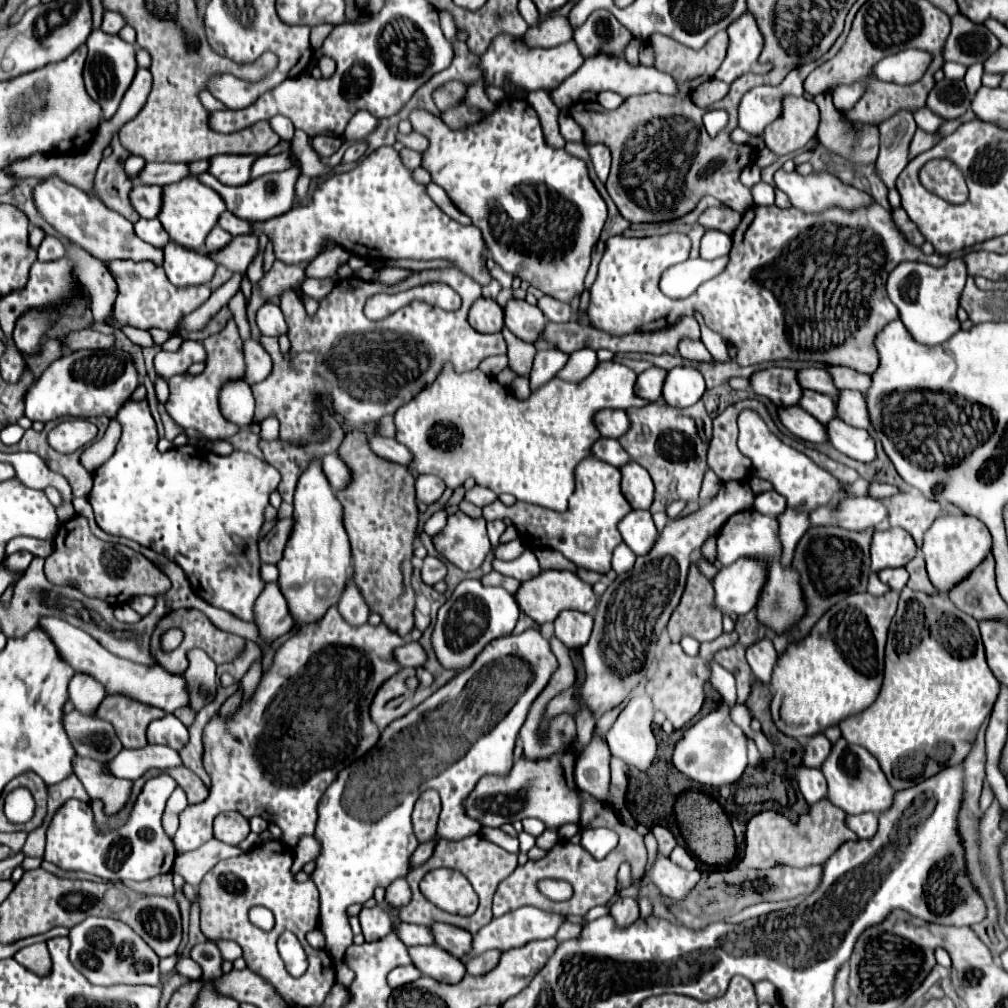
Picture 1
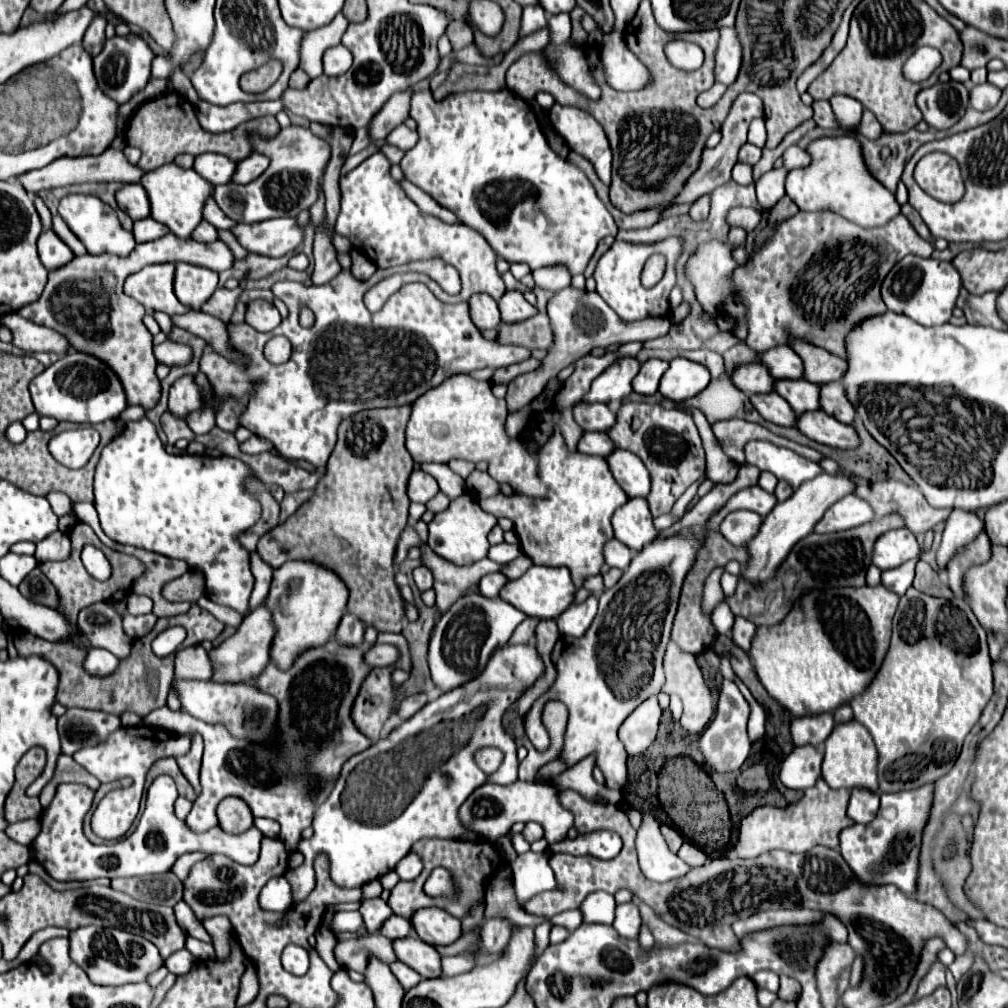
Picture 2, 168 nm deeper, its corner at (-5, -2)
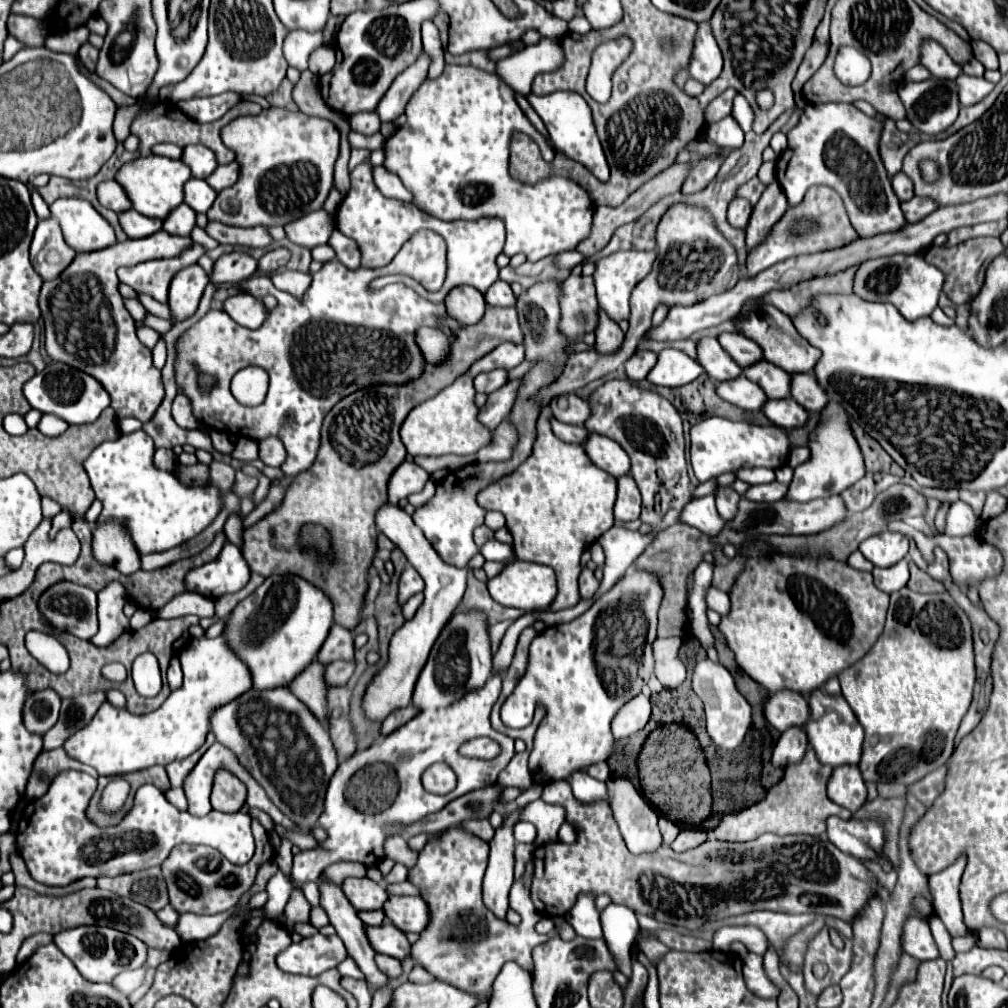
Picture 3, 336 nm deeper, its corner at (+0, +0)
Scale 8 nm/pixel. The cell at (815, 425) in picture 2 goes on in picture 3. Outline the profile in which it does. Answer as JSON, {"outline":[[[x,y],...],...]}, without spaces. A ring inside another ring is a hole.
{"outline":[[[783,398],[783,400],[767,400],[763,406],[763,414],[777,426],[781,428],[805,428],[809,422],[809,412],[793,402],[793,398]]]}

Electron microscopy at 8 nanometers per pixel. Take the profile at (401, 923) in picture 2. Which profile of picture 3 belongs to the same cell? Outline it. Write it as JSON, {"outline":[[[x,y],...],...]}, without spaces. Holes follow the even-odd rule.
{"outline":[[[381,910],[359,912],[359,918],[361,918],[363,924],[367,924],[367,926],[381,926],[381,924],[385,922],[385,912],[381,912]]]}

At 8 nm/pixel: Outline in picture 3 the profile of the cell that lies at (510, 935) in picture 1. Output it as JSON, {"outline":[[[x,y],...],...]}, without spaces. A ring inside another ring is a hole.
{"outline":[[[417,964],[417,966],[411,970],[409,980],[411,980],[411,982],[419,982],[419,984],[423,984],[423,982],[433,982],[435,978],[433,978],[433,974],[429,974],[423,966]]]}

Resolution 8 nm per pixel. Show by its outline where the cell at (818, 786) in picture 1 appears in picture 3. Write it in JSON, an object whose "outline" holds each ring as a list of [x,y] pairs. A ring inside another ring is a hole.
{"outline":[[[791,728],[787,732],[781,734],[775,750],[773,750],[773,766],[785,770],[791,764],[801,762],[801,758],[805,758],[809,748],[809,740],[807,734],[801,728]]]}

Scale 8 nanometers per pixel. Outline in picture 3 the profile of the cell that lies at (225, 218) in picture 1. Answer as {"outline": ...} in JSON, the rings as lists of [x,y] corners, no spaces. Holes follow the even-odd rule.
{"outline":[[[191,178],[185,184],[185,204],[189,204],[199,214],[207,214],[209,212],[209,208],[215,202],[215,196],[217,196],[217,192],[205,180]]]}

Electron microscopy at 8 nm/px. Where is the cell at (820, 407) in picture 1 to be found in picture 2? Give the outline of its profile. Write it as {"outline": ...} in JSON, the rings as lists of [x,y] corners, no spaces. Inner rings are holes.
{"outline":[[[774,380],[774,390],[790,404],[796,414],[818,410],[818,386],[808,380]]]}

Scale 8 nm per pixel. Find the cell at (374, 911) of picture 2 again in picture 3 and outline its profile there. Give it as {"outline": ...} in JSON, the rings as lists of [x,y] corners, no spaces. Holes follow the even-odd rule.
{"outline":[[[347,878],[343,892],[349,898],[349,902],[355,906],[357,912],[383,910],[383,904],[389,898],[385,888],[371,882],[369,878]]]}

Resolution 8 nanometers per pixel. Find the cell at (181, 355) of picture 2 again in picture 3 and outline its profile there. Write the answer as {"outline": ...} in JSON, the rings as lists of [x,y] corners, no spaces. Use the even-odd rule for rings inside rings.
{"outline":[[[139,326],[137,328],[137,336],[139,336],[139,340],[147,346],[147,348],[153,348],[157,342],[159,342],[159,332],[155,332],[153,328],[147,328],[147,326]]]}

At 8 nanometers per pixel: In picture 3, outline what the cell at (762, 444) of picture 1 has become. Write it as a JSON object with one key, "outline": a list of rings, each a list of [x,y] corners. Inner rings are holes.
{"outline":[[[711,416],[691,428],[691,466],[700,483],[717,478],[723,472],[743,466],[763,466],[779,468],[789,456],[789,440],[783,428],[757,426],[749,422],[733,422],[727,418]]]}

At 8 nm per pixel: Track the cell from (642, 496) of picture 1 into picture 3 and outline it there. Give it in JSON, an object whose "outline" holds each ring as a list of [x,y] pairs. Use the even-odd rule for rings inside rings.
{"outline":[[[591,434],[585,442],[585,452],[595,466],[609,472],[615,478],[627,476],[631,472],[631,460],[625,450],[607,436]]]}

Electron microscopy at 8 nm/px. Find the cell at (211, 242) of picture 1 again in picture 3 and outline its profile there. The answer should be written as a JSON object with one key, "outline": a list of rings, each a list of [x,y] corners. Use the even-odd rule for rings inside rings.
{"outline":[[[181,204],[177,210],[173,210],[169,214],[169,218],[163,222],[163,228],[169,234],[177,234],[177,236],[191,236],[191,230],[197,226],[195,222],[197,214],[193,208]]]}

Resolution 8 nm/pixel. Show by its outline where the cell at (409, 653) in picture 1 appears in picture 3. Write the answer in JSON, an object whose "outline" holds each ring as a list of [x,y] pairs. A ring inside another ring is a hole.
{"outline":[[[337,660],[337,662],[331,662],[327,666],[329,670],[325,672],[325,680],[329,682],[329,686],[343,686],[355,672],[355,660]]]}

